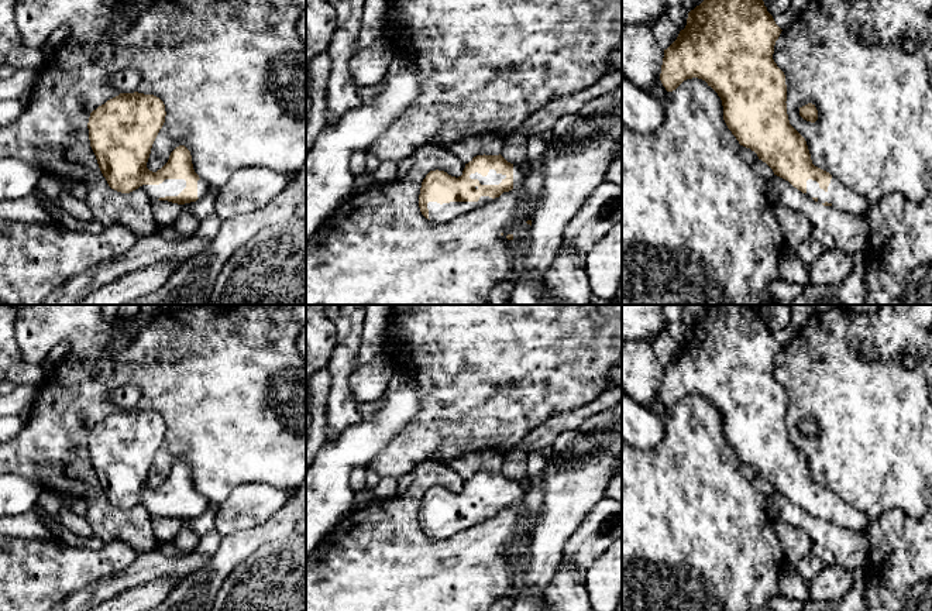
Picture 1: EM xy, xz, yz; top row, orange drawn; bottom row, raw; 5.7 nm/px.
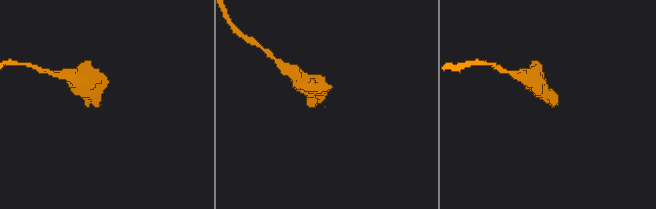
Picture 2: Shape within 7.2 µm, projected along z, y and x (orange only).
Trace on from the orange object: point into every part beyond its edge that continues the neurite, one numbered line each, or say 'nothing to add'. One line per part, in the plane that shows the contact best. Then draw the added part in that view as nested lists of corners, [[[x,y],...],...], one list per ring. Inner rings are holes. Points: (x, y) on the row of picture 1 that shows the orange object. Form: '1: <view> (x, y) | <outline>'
1: xz (492, 178) | [[[489,169],[486,176],[475,172],[470,175],[471,179],[478,179],[481,185],[499,185],[506,175],[498,174],[495,169]]]

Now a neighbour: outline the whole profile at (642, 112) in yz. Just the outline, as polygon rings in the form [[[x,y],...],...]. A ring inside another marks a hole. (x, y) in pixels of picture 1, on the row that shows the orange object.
[[[622,73],[622,124],[640,134],[653,134],[663,121],[661,103]]]

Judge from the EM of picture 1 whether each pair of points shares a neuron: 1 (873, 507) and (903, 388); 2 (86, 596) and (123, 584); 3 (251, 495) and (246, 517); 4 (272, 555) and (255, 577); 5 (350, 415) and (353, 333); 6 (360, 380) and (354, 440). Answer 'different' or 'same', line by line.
1: same
2: same
3: same
4: same
5: same
6: different

